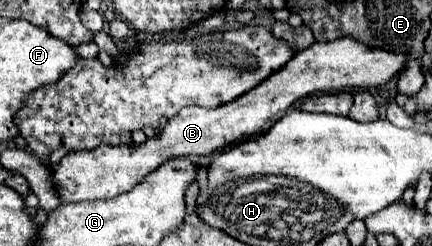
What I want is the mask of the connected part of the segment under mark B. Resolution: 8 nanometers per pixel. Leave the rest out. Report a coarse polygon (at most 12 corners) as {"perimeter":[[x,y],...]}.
{"perimeter":[[315,42],[219,108],[185,106],[145,144],[47,164],[61,202],[131,190],[211,156],[315,92],[379,88],[405,54]]}

